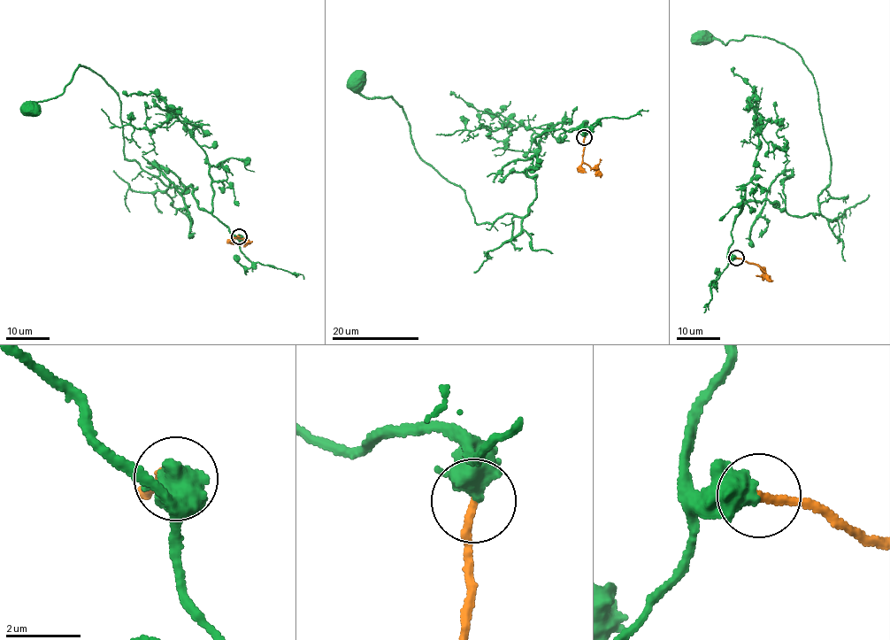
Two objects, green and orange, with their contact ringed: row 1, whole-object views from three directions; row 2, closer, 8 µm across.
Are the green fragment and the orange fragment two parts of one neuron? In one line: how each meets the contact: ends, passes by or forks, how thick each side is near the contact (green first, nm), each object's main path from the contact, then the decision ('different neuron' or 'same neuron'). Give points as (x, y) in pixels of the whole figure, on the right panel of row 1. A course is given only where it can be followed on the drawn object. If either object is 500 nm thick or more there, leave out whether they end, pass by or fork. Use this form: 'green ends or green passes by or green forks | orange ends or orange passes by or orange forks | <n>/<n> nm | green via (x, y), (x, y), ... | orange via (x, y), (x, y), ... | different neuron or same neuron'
green forks | orange ends | 400/200 nm | green via (736, 258), (727, 250), (744, 204), (819, 212), (830, 154), (815, 79), (796, 51), (769, 38), (699, 37) | orange via (736, 258), (757, 264), (766, 273), (755, 275) | same neuron

